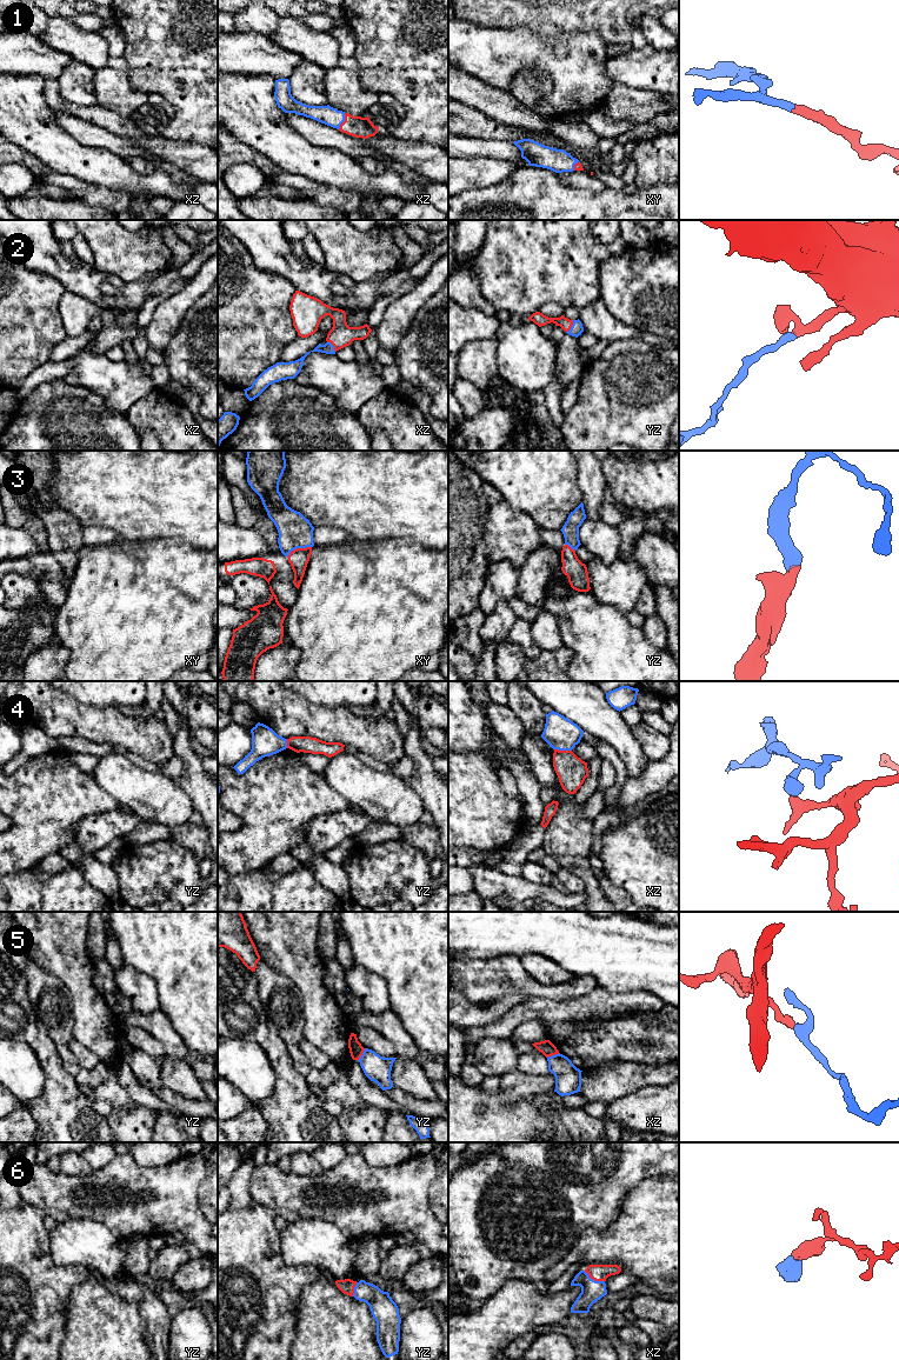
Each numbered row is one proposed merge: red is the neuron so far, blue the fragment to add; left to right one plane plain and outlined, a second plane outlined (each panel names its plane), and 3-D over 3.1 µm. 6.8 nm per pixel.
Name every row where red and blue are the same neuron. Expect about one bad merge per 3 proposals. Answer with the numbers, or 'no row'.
1, 2, 3, 6

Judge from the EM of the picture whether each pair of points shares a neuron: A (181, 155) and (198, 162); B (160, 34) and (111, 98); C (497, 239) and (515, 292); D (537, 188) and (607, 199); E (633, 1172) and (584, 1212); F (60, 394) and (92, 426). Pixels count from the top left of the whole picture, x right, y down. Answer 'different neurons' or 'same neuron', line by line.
A: same neuron
B: different neurons
C: same neuron
D: same neuron
E: same neuron
F: same neuron

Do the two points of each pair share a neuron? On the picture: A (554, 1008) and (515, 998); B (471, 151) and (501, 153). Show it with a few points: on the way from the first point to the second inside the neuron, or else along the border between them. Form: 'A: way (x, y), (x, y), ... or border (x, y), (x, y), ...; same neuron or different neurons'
A: border (530, 998), (515, 1004), (503, 1017); different neurons
B: way (478, 150), (494, 150); same neuron

